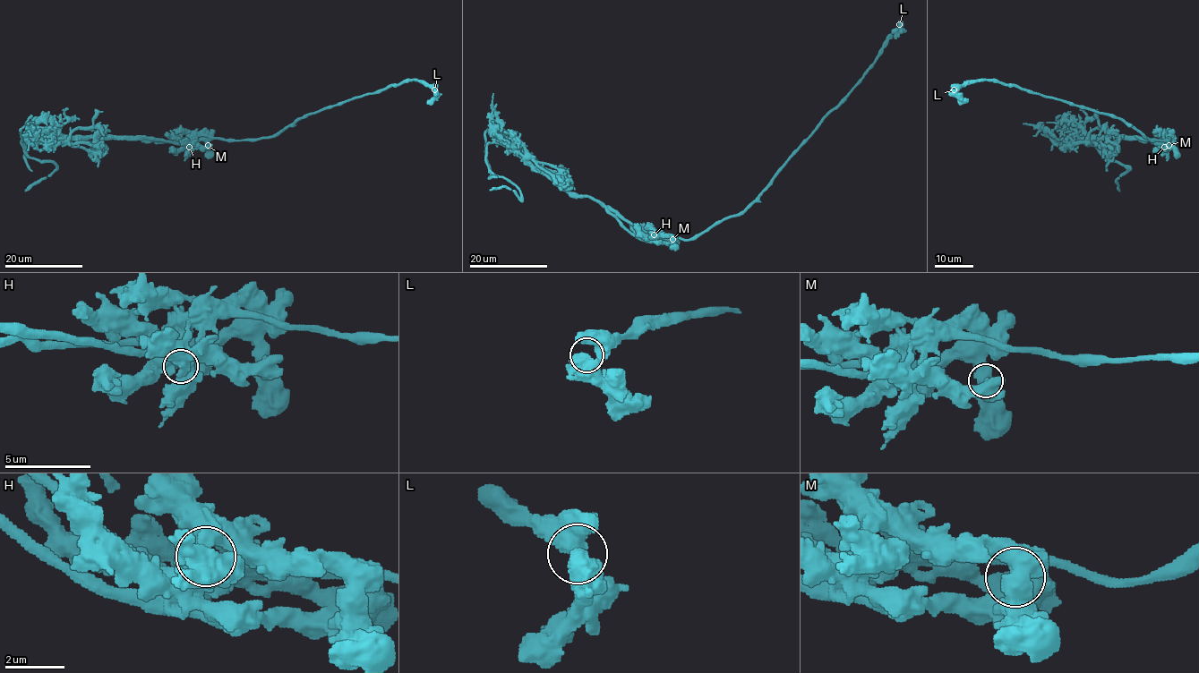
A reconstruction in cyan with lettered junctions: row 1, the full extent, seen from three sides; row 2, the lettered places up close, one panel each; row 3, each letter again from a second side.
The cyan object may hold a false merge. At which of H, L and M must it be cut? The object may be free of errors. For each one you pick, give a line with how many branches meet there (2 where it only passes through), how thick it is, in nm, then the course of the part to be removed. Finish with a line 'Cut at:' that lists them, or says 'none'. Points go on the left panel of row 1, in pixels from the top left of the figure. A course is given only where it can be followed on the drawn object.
H: branches 4; calibre 440 nm; course (189, 147), (197, 135), (256, 140), (275, 136), (307, 114), (409, 80), (424, 80), (434, 90), (430, 101)
Cut at: H

